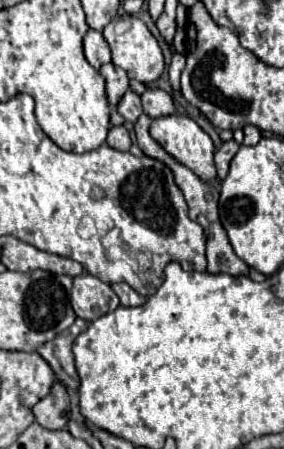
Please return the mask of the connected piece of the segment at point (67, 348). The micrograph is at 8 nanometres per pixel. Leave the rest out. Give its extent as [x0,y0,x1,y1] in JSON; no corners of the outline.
[37,318,87,390]

